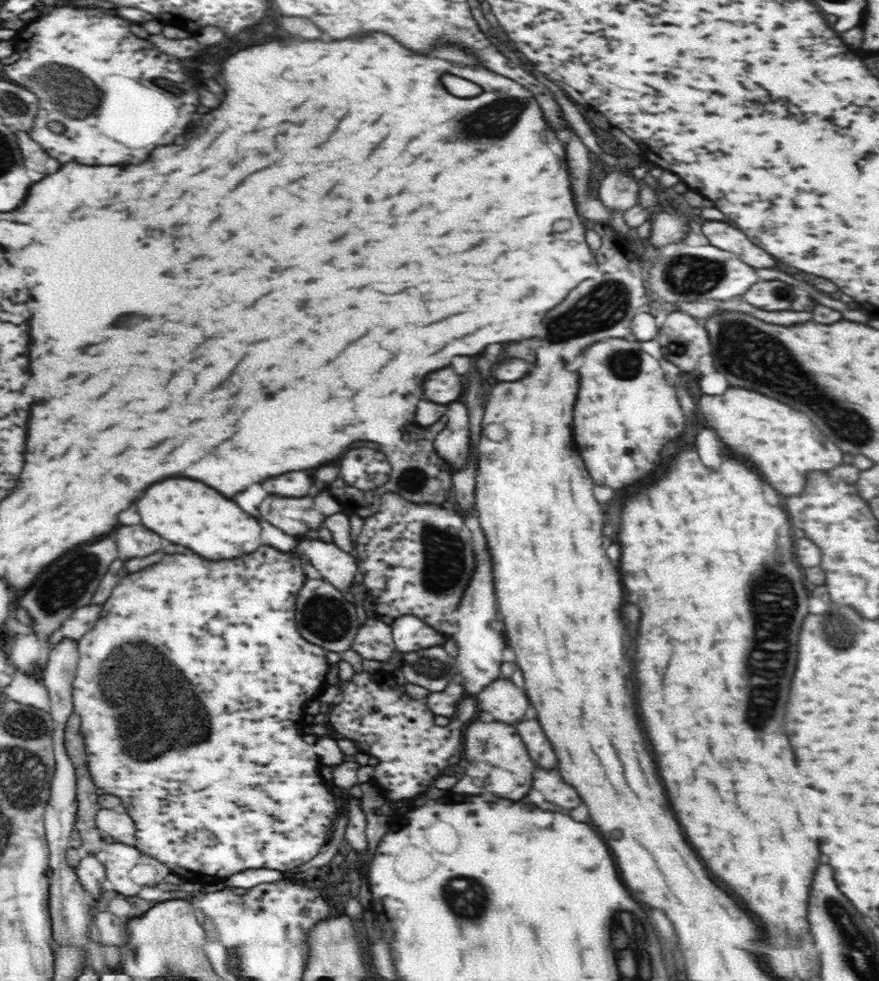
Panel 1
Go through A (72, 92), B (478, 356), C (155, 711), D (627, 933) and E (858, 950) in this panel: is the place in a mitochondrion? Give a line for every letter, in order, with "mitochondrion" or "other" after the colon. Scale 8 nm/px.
A: mitochondrion
B: other
C: mitochondrion
D: mitochondrion
E: mitochondrion

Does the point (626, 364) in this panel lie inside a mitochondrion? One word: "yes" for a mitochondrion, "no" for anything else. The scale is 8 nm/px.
yes

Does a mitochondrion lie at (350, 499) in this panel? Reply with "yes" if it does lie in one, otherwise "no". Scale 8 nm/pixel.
yes

